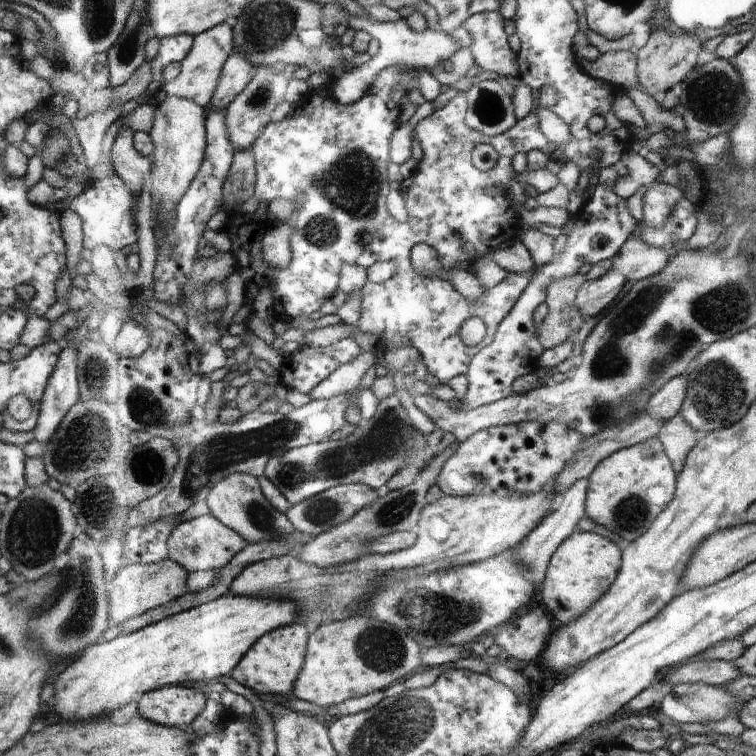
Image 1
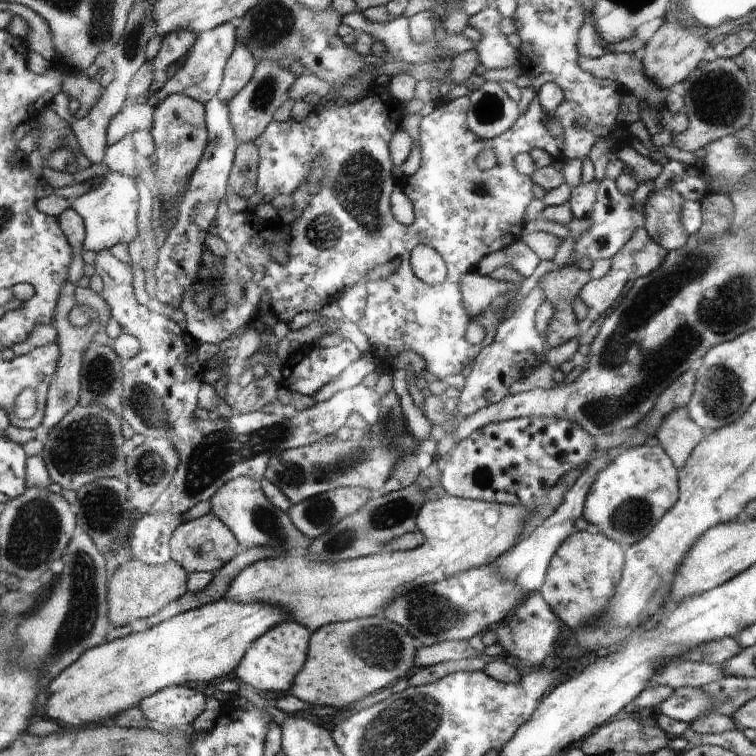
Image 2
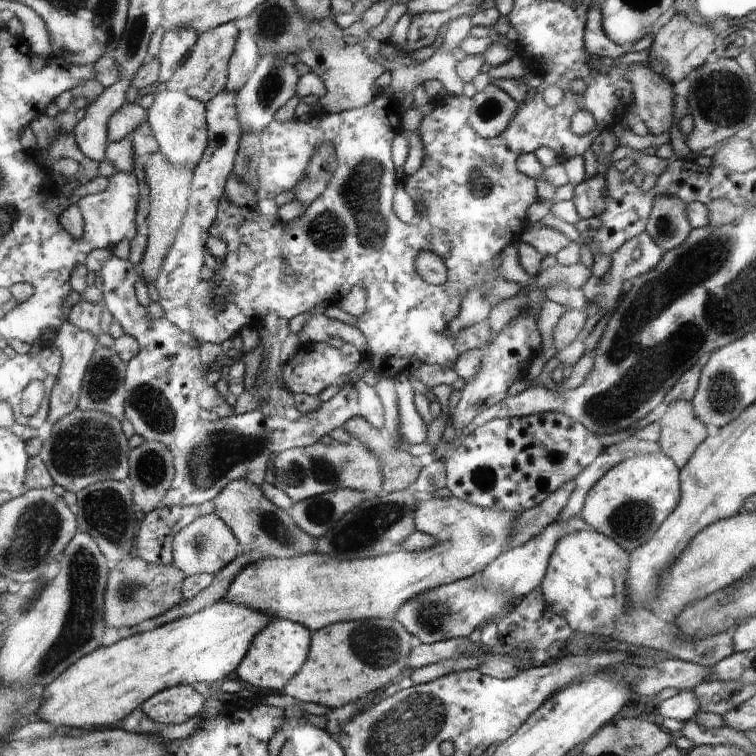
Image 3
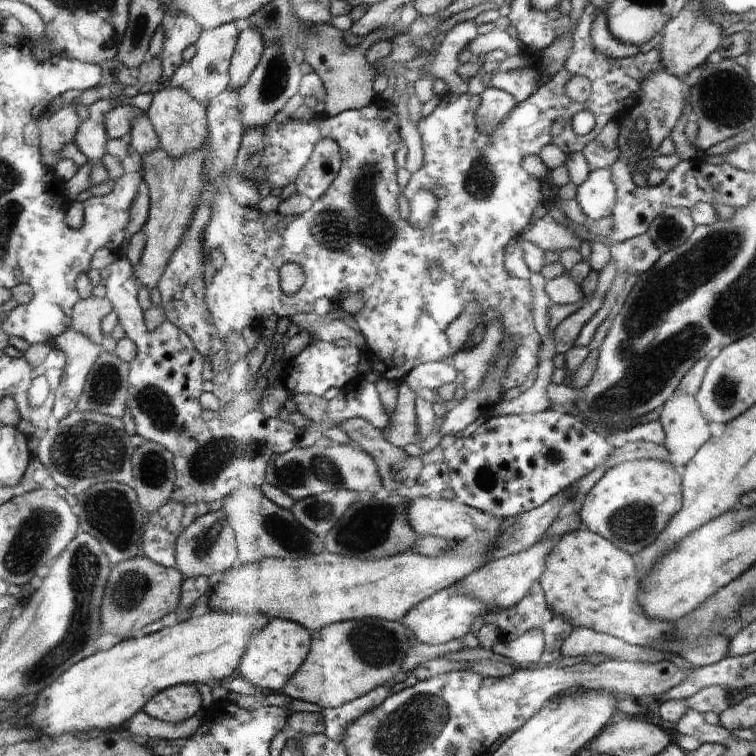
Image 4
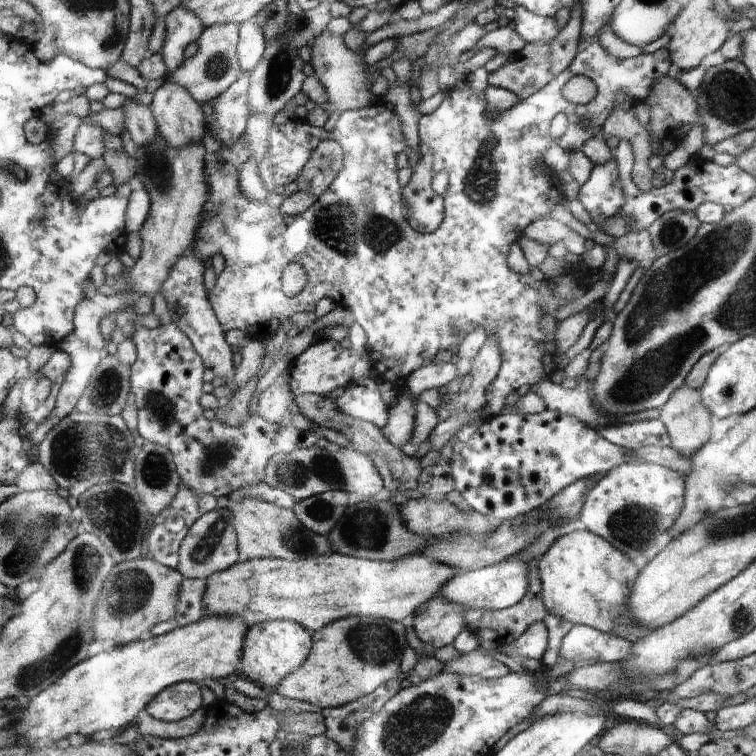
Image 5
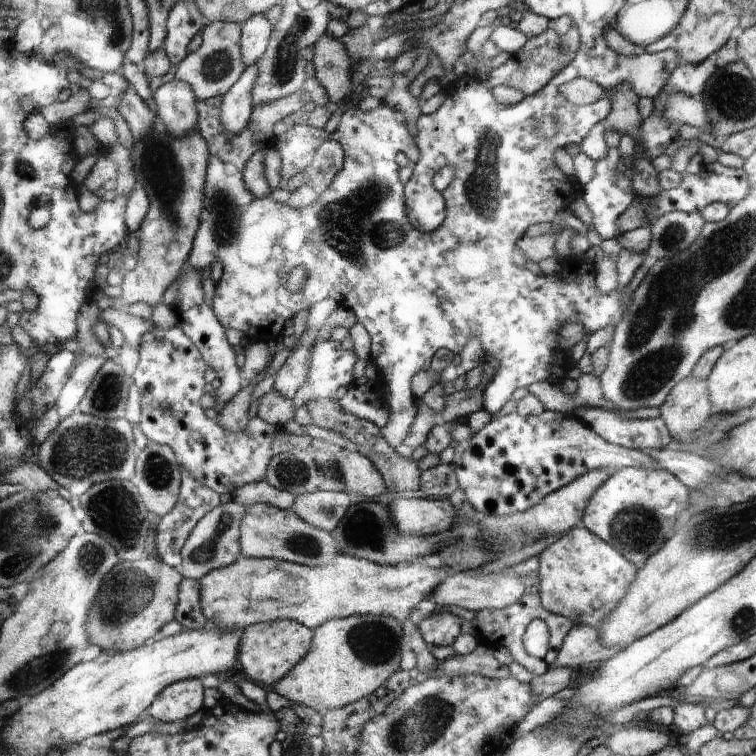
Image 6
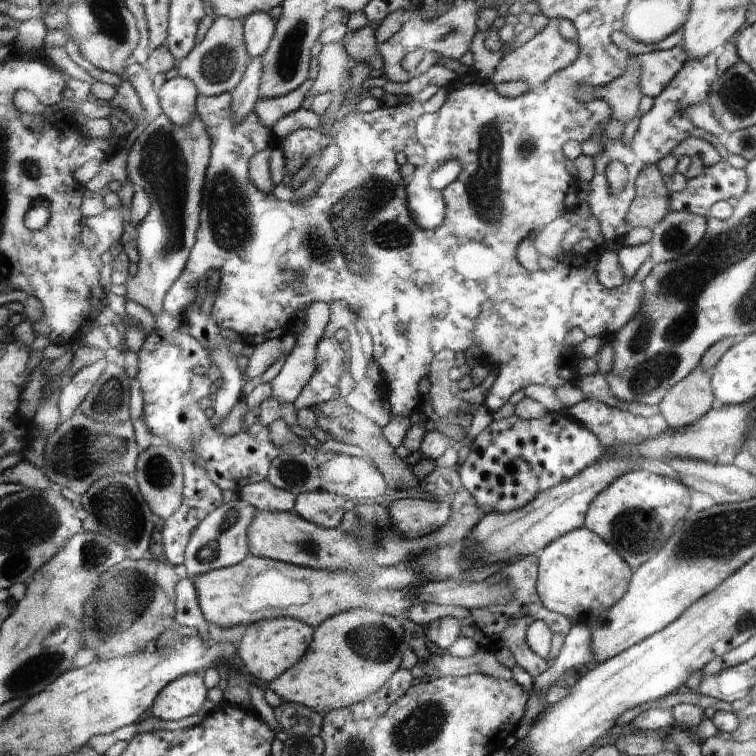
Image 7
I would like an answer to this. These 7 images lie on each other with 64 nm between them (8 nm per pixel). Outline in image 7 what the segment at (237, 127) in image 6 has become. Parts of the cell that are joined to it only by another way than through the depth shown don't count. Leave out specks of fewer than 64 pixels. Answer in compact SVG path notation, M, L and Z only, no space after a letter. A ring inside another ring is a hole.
M263 55L254 57L250 61L248 71L244 74L242 82L232 89L231 107L235 121L240 121L249 113L261 98L261 82L263 76Z

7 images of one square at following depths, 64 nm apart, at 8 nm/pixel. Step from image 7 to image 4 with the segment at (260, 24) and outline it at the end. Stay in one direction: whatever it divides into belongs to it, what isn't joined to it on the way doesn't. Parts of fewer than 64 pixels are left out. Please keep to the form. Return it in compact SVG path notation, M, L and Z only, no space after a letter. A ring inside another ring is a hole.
M250 26L241 31L230 66L230 87L242 88L248 82L250 75L260 62L265 45L260 32L254 27Z

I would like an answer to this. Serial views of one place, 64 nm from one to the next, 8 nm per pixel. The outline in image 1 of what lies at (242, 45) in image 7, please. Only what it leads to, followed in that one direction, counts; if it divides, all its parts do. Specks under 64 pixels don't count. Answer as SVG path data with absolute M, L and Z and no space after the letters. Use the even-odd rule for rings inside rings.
M224 22L193 37L192 52L182 61L180 73L164 85L162 97L182 97L192 99L203 108L210 106L217 90L225 62L232 56L235 48L233 27Z

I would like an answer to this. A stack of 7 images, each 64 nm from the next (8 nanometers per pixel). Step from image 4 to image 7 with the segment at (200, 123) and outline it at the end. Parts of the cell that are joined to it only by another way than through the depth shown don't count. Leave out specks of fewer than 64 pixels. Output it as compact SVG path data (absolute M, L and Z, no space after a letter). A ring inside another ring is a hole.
M180 75L168 79L158 90L162 102L163 113L179 125L193 120L197 112L197 86L189 79Z

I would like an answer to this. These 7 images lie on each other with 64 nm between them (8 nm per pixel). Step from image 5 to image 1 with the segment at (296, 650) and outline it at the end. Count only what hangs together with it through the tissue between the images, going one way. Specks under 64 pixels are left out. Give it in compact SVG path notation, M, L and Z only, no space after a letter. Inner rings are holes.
M300 624L281 626L266 634L242 657L240 664L230 674L231 678L260 694L290 694L304 666L308 632Z

